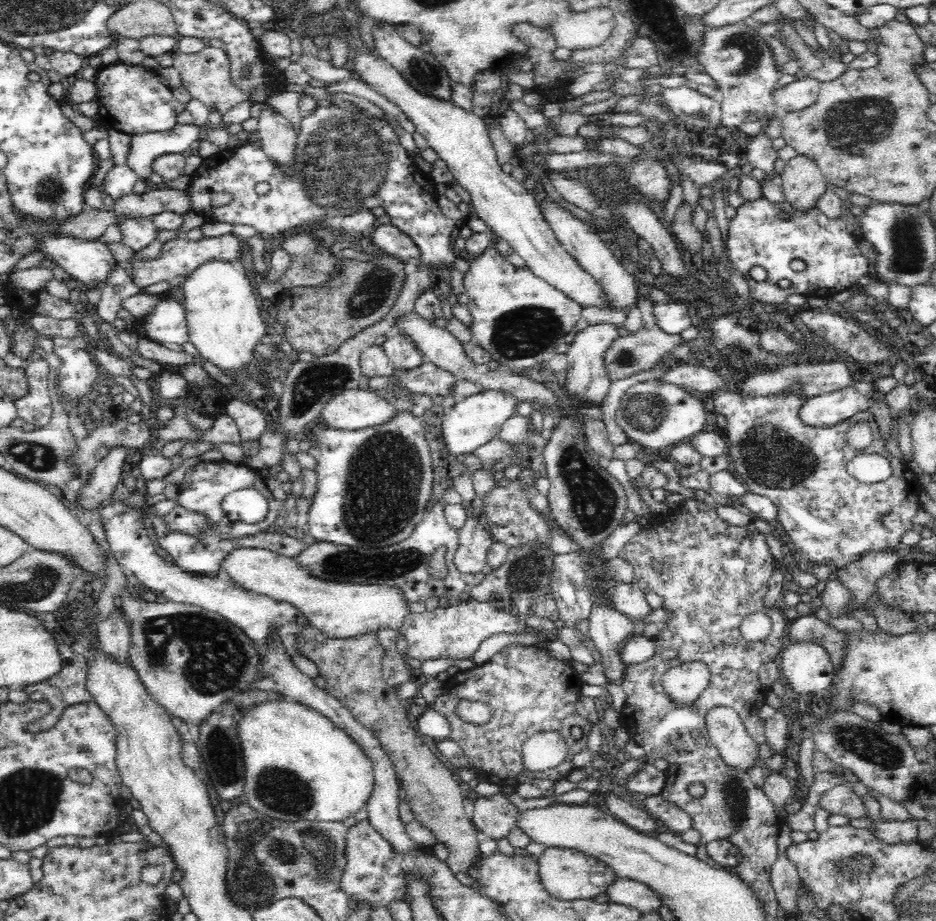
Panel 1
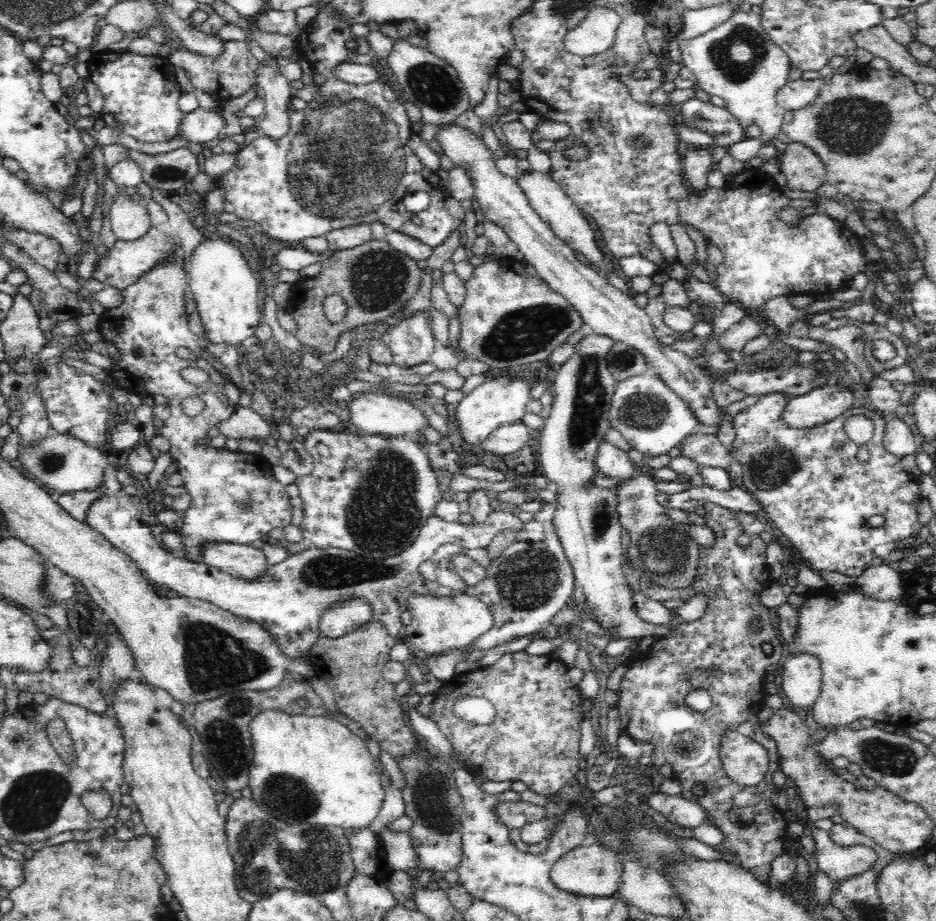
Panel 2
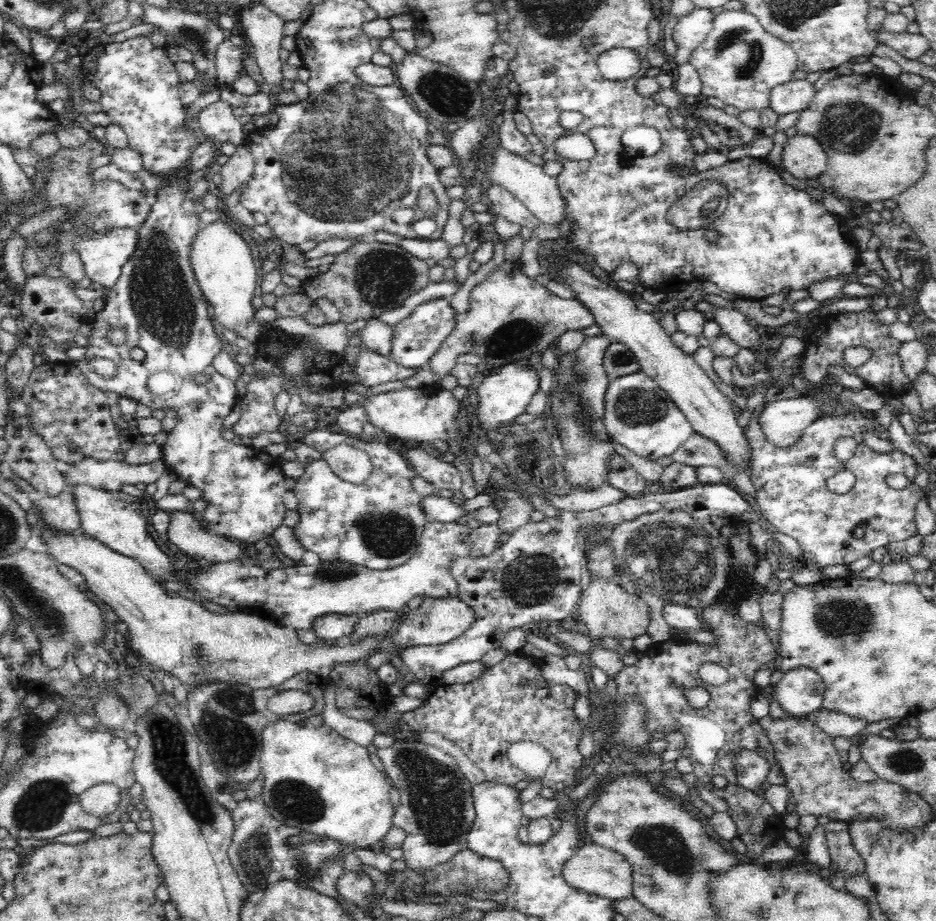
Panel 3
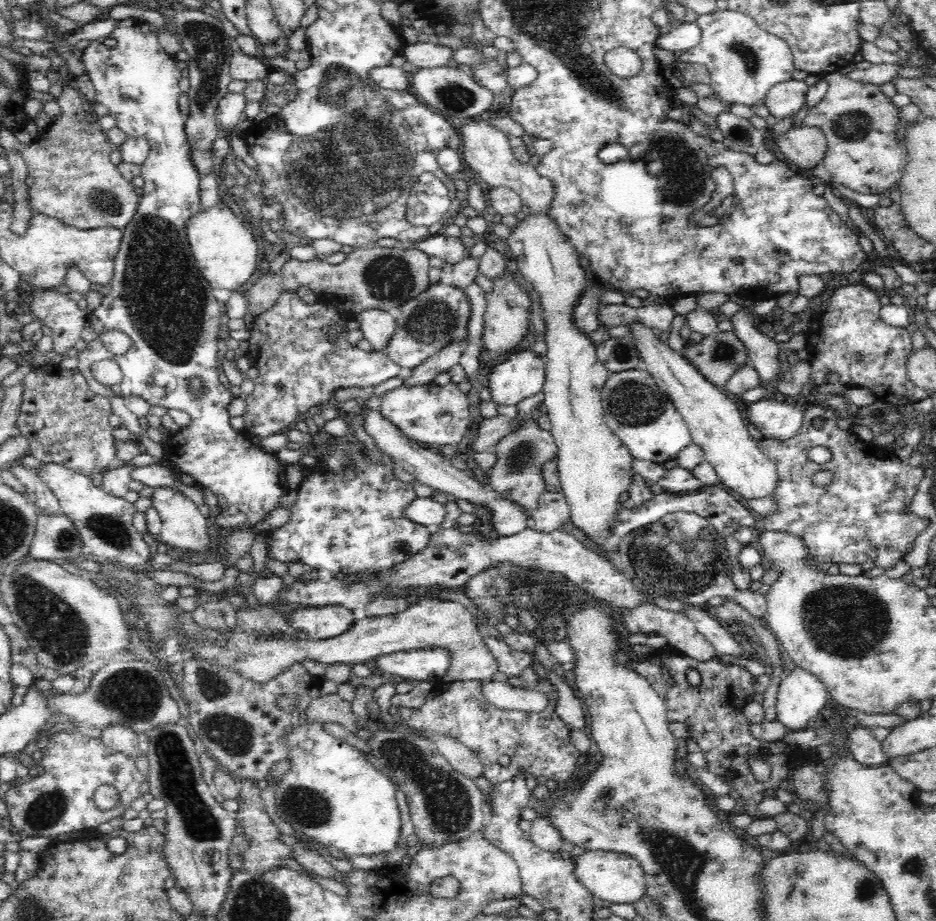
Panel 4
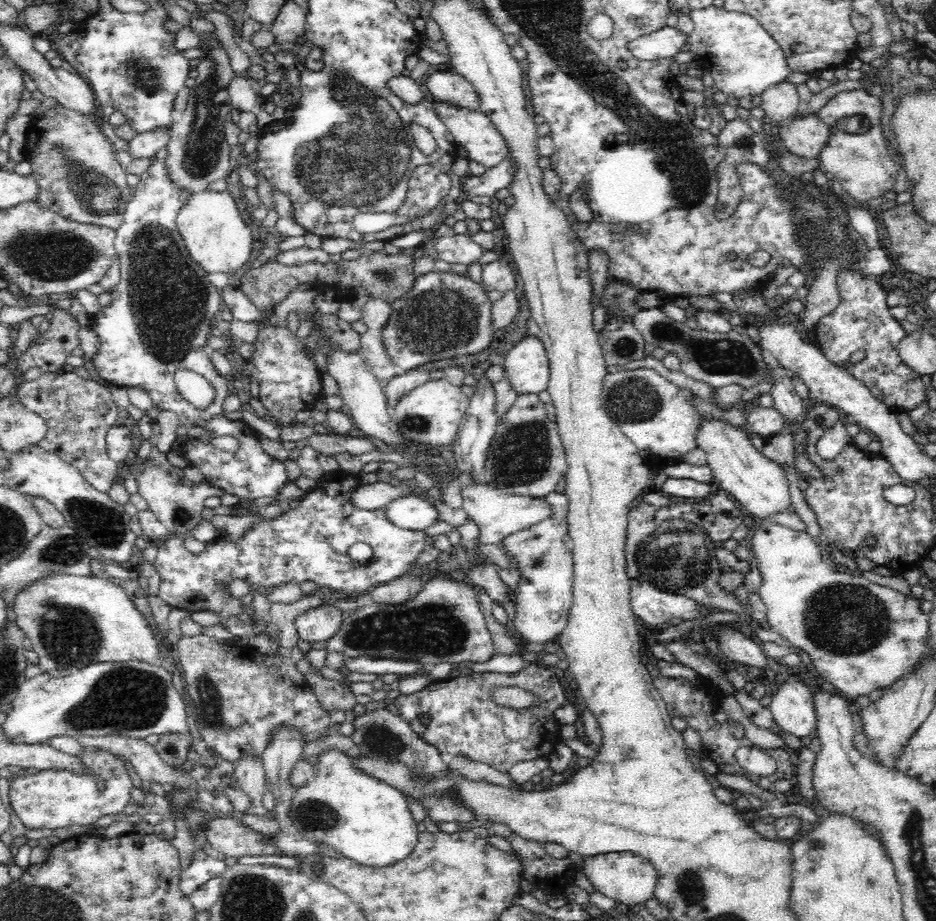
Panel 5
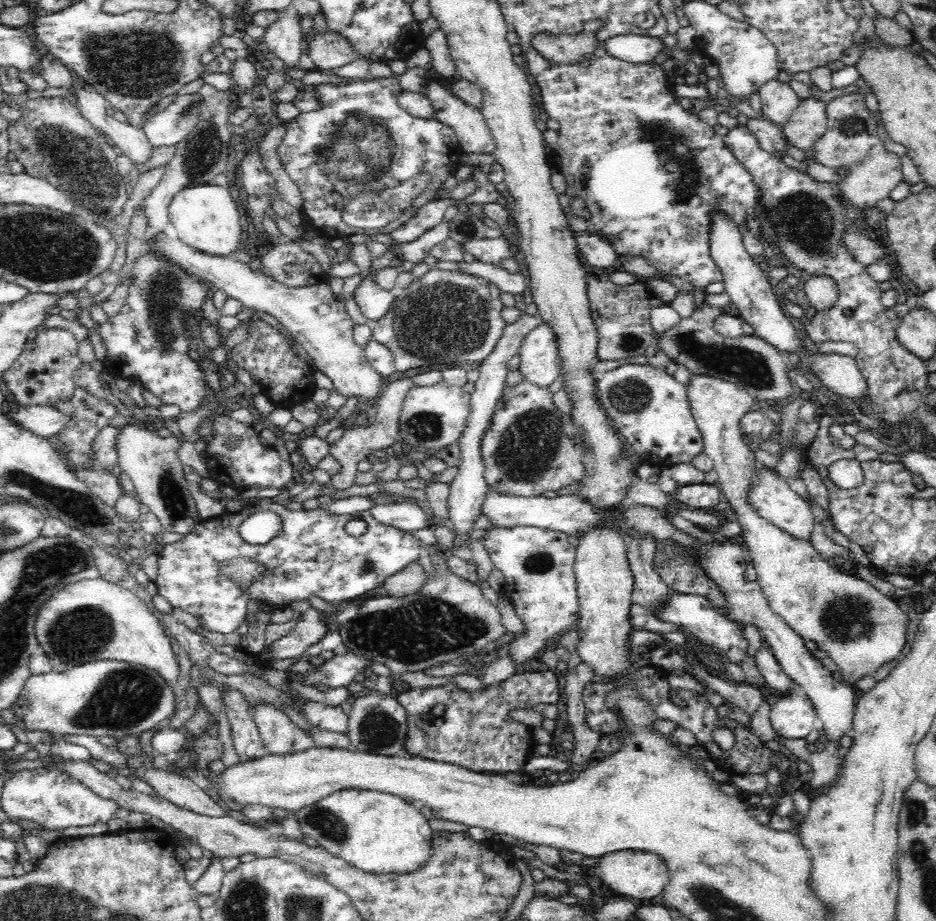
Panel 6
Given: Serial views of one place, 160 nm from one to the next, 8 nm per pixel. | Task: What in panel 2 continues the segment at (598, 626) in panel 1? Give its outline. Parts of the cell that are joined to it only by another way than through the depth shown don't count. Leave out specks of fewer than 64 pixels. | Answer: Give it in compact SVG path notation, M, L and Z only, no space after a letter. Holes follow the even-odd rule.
M602 333L586 335L575 344L572 356L550 375L554 399L544 417L540 464L545 475L557 484L554 525L572 565L575 582L583 587L586 604L594 611L596 624L608 631L613 641L647 636L660 640L673 630L673 624L645 623L632 608L632 589L622 569L622 528L616 512L616 487L591 485L598 474L595 458L599 445L611 426L608 418L617 380L609 371L607 354L614 342Z

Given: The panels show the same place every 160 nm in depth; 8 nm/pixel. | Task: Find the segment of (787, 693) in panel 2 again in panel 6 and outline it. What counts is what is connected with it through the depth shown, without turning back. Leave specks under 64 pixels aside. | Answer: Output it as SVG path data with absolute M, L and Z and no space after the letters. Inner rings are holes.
M802 691L789 692L772 704L770 720L775 736L790 739L805 739L818 723L815 708Z

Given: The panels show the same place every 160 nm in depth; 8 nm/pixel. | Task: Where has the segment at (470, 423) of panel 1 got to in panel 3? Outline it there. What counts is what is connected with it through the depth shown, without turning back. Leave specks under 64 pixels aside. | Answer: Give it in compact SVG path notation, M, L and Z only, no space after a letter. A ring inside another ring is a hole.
M517 361L498 367L495 374L480 379L478 388L478 410L476 416L484 424L482 428L494 430L498 426L506 426L516 416L524 414L531 398L539 391L540 384L538 367L524 365Z

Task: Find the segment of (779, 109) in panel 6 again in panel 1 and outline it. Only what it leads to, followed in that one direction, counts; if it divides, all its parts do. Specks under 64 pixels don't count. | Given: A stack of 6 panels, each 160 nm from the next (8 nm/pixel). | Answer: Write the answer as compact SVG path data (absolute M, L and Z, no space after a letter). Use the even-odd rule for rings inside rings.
M804 77L778 87L774 92L774 101L781 112L798 112L817 101L821 82Z

